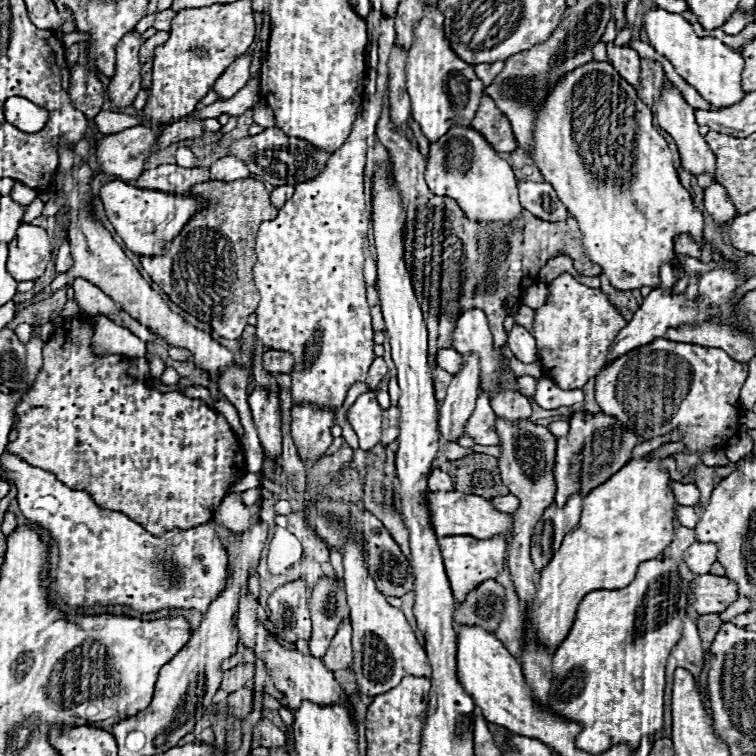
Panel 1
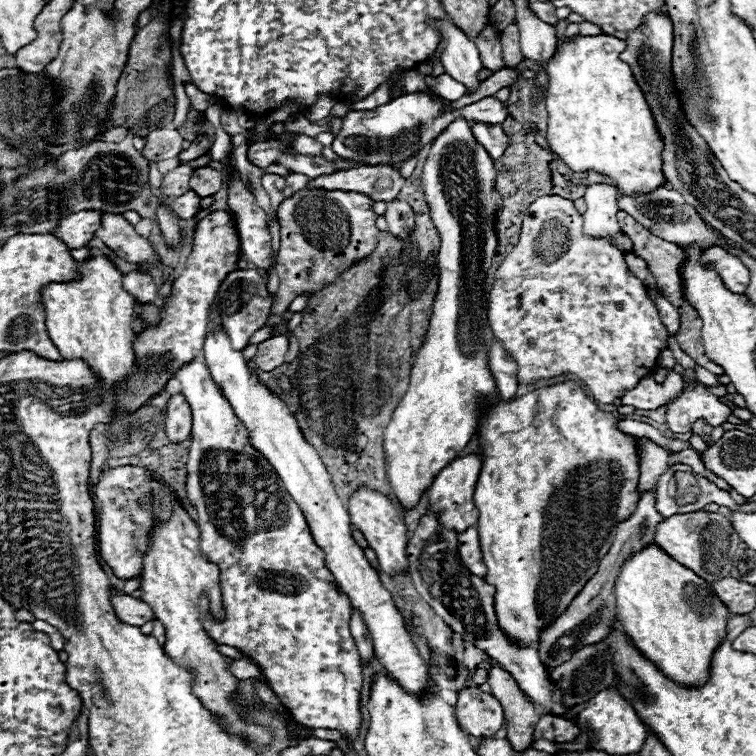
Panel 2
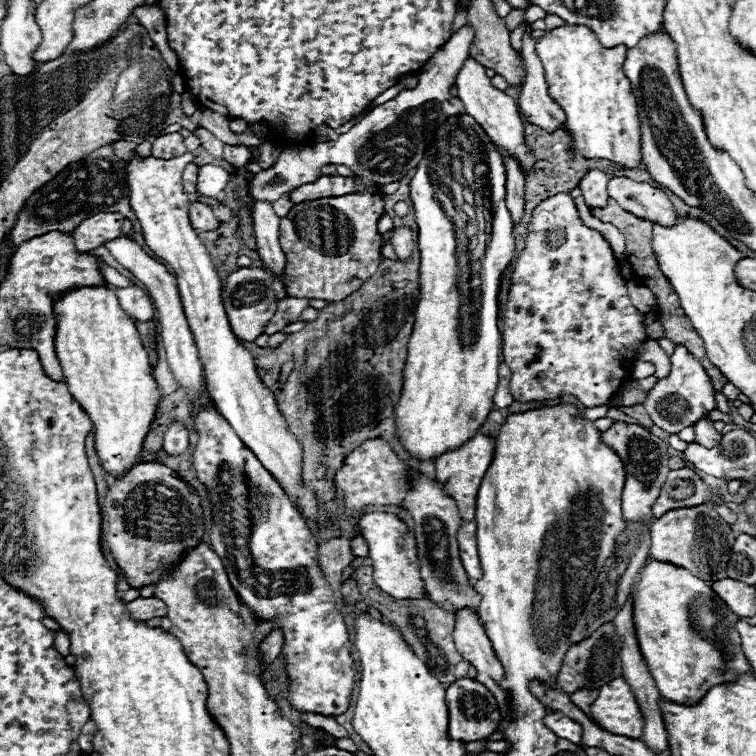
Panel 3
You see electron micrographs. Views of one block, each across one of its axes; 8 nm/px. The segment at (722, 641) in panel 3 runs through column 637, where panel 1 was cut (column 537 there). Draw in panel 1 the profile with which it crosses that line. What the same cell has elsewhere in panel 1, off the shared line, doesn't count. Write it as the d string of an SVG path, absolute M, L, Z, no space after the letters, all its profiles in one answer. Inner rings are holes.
M634 458L630 460L616 476L608 478L604 484L594 488L584 500L582 500L582 516L574 530L570 530L560 546L560 550L554 554L550 564L540 572L540 580L536 584L536 598L530 608L530 624L534 626L536 638L550 650L556 650L558 644L566 638L570 632L570 626L574 622L578 604L582 598L592 590L618 590L628 586L634 576L636 568L662 554L662 550L674 540L676 520L678 520L678 502L670 488L670 474L660 468L662 458Z

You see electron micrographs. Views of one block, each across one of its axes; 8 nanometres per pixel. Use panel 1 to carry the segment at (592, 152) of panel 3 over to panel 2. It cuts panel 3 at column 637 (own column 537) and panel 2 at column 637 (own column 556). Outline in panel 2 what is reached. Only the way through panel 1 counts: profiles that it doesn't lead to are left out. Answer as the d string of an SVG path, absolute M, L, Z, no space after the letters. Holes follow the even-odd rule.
M584 36L576 38L572 44L560 42L554 60L548 64L548 90L546 90L546 110L548 110L548 146L550 150L574 172L594 170L598 174L610 176L614 186L622 194L650 194L660 186L666 186L662 172L662 150L664 138L656 128L652 110L626 62L620 60L620 52L626 42L616 36Z

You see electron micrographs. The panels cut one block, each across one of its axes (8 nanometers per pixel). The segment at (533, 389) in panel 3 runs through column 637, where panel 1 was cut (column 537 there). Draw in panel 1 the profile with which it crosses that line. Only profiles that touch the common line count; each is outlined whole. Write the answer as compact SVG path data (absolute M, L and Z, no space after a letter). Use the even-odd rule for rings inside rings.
M568 272L548 282L546 304L534 310L530 334L536 338L538 360L544 376L556 382L562 390L582 388L608 362L608 352L616 332L628 324L600 288L580 284Z

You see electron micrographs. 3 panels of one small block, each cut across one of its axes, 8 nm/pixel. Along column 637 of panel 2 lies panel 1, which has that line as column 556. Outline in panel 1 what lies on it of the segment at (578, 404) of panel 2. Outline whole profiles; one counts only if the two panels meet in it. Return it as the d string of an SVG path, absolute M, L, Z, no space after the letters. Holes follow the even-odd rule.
M576 410L570 418L570 432L568 436L558 438L556 446L556 460L554 460L554 482L556 482L556 494L554 504L566 504L568 496L580 492L588 494L592 488L598 488L604 484L604 480L612 478L624 464L630 462L632 450L642 442L640 436L634 432L628 432L616 418L596 412L592 418L584 418L584 410Z

